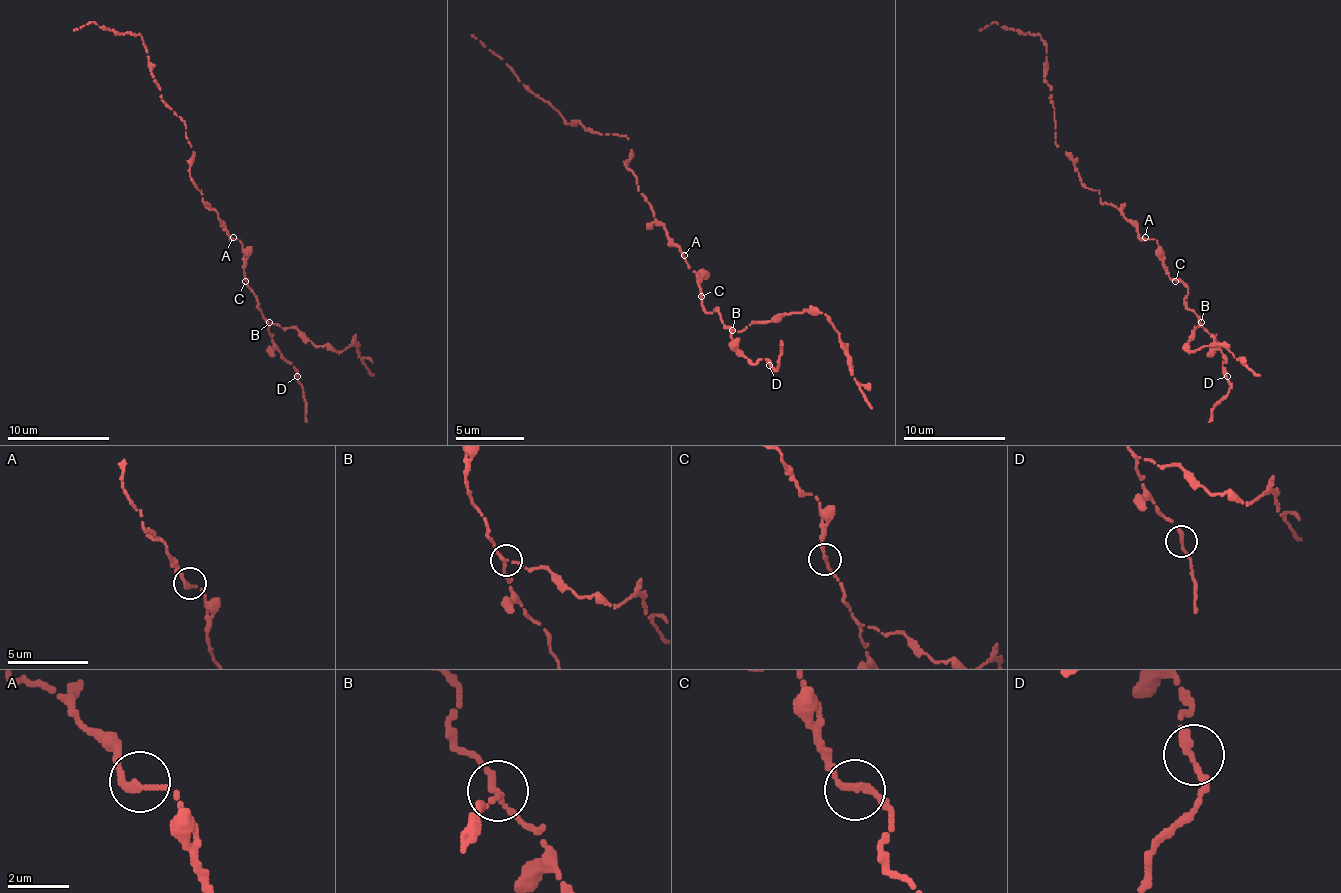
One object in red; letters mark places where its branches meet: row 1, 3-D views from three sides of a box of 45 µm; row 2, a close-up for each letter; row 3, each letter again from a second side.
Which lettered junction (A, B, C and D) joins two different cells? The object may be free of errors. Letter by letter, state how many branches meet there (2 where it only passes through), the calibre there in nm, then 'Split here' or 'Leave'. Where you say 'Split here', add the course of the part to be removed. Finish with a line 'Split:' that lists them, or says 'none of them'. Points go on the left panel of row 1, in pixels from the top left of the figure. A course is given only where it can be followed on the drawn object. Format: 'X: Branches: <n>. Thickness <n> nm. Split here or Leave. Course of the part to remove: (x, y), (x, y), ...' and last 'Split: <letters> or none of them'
A: Branches: 1. Thickness 280 nm. Leave
B: Branches: 2. Thickness 240 nm. Split here. Course of the part to remove: (269, 322), (294, 327), (315, 345), (338, 350), (356, 345), (356, 353), (374, 376)
C: Branches: 2. Thickness 200 nm. Leave
D: Branches: 2. Thickness 240 nm. Leave
Split: B

